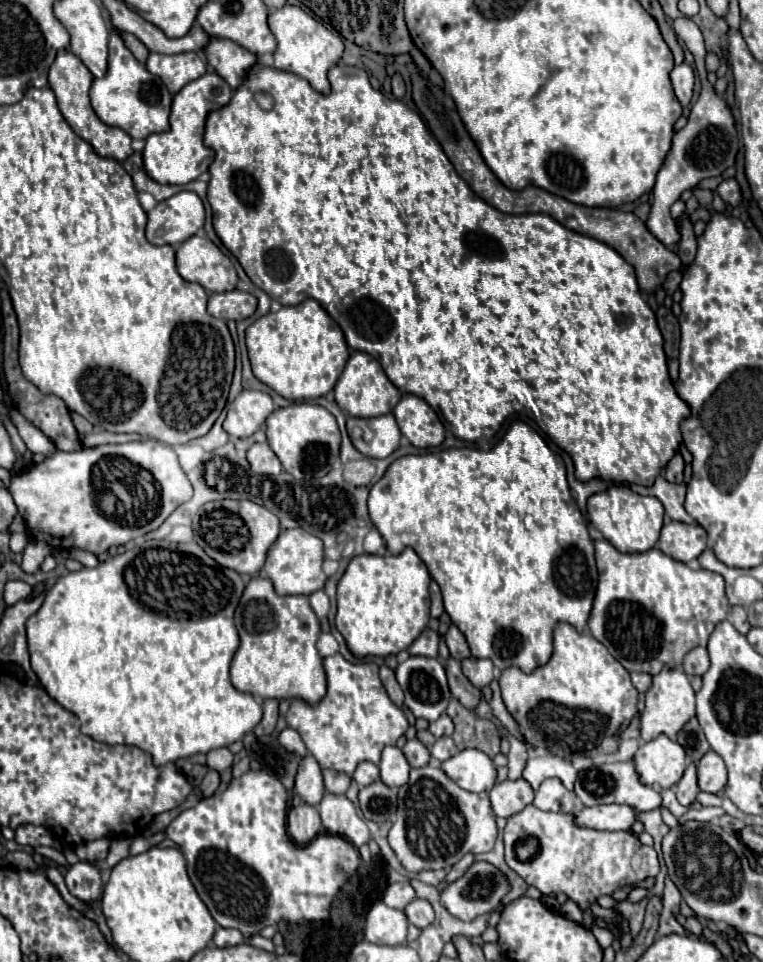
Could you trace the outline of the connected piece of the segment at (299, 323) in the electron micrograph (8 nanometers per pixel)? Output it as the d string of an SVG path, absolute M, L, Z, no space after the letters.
M314 299L256 319L246 329L246 347L256 379L290 401L318 399L332 391L350 353L342 329Z

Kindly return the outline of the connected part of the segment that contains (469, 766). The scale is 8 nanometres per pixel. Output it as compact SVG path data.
M464 749L442 763L442 769L454 783L472 793L490 791L496 783L496 767L482 751Z

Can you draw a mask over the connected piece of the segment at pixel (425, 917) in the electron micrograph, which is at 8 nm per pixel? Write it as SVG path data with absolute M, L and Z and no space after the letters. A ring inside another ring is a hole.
M416 897L414 901L410 901L406 905L404 913L406 913L408 921L412 925L416 925L418 929L424 929L424 927L428 927L434 921L434 909L432 909L432 905L426 899L418 899Z

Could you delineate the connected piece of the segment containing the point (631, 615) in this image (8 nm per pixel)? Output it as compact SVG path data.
M606 539L594 541L594 545L600 579L588 631L610 651L610 655L614 655L614 659L618 659L618 663L622 663L624 669L648 675L658 675L664 665L680 669L684 655L694 647L706 647L714 627L728 617L728 597L722 575L706 569L692 571L686 563L674 561L656 547L646 553L620 553Z

